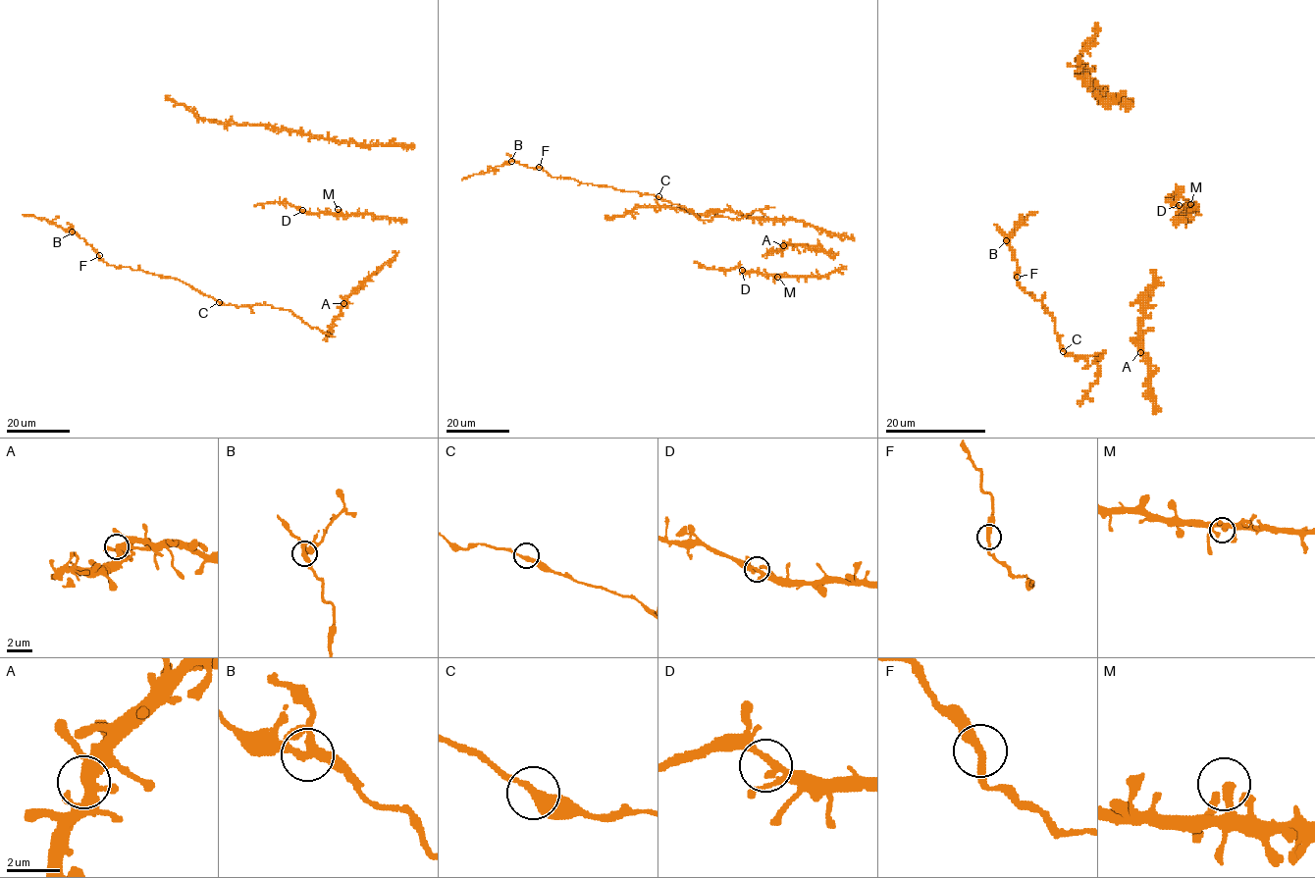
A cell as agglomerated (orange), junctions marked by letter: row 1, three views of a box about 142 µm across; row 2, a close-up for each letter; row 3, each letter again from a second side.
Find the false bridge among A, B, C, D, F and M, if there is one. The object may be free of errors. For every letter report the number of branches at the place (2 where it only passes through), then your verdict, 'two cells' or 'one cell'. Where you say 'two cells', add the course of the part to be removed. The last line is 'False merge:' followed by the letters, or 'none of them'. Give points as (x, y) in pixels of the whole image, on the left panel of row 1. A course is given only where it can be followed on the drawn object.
A: branches 4; one cell
B: branches 4; two cells; course (72, 232), (43, 218), (22, 215)
C: branches 2; one cell
D: branches 3; one cell
F: branches 2; one cell
M: branches 1; one cell
False merge: B

